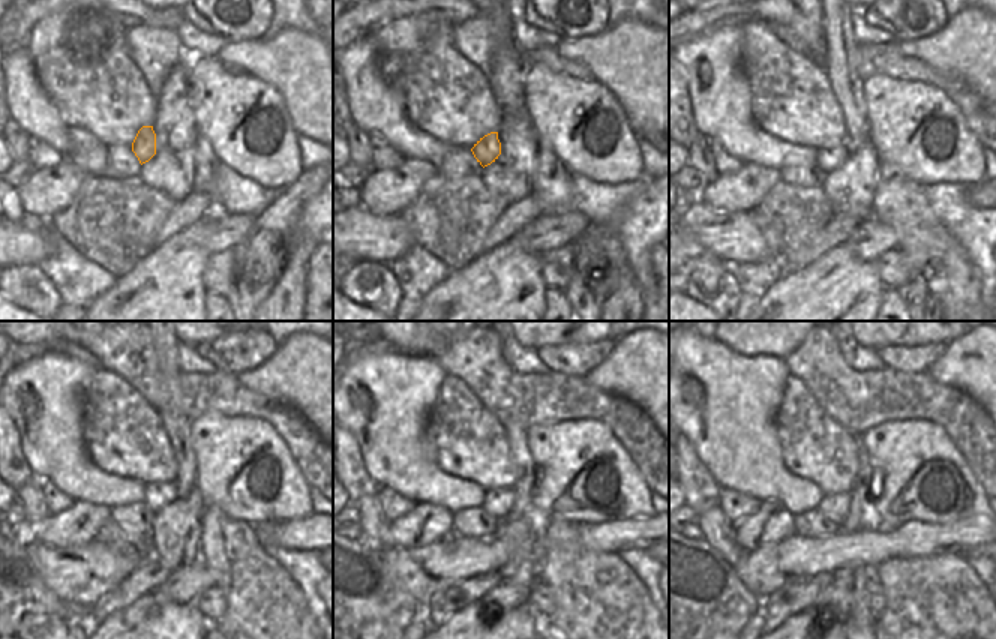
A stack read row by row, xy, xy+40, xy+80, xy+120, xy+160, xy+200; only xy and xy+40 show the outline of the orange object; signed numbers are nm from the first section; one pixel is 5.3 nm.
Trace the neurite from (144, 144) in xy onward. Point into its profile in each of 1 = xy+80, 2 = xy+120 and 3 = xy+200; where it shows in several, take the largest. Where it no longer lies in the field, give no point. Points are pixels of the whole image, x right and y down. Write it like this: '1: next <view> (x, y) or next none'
1: next xy+80 (827, 158)
2: next xy+120 (158, 495)
3: next xy+200 (834, 507)

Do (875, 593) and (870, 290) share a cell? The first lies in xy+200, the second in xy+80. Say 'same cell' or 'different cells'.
different cells

